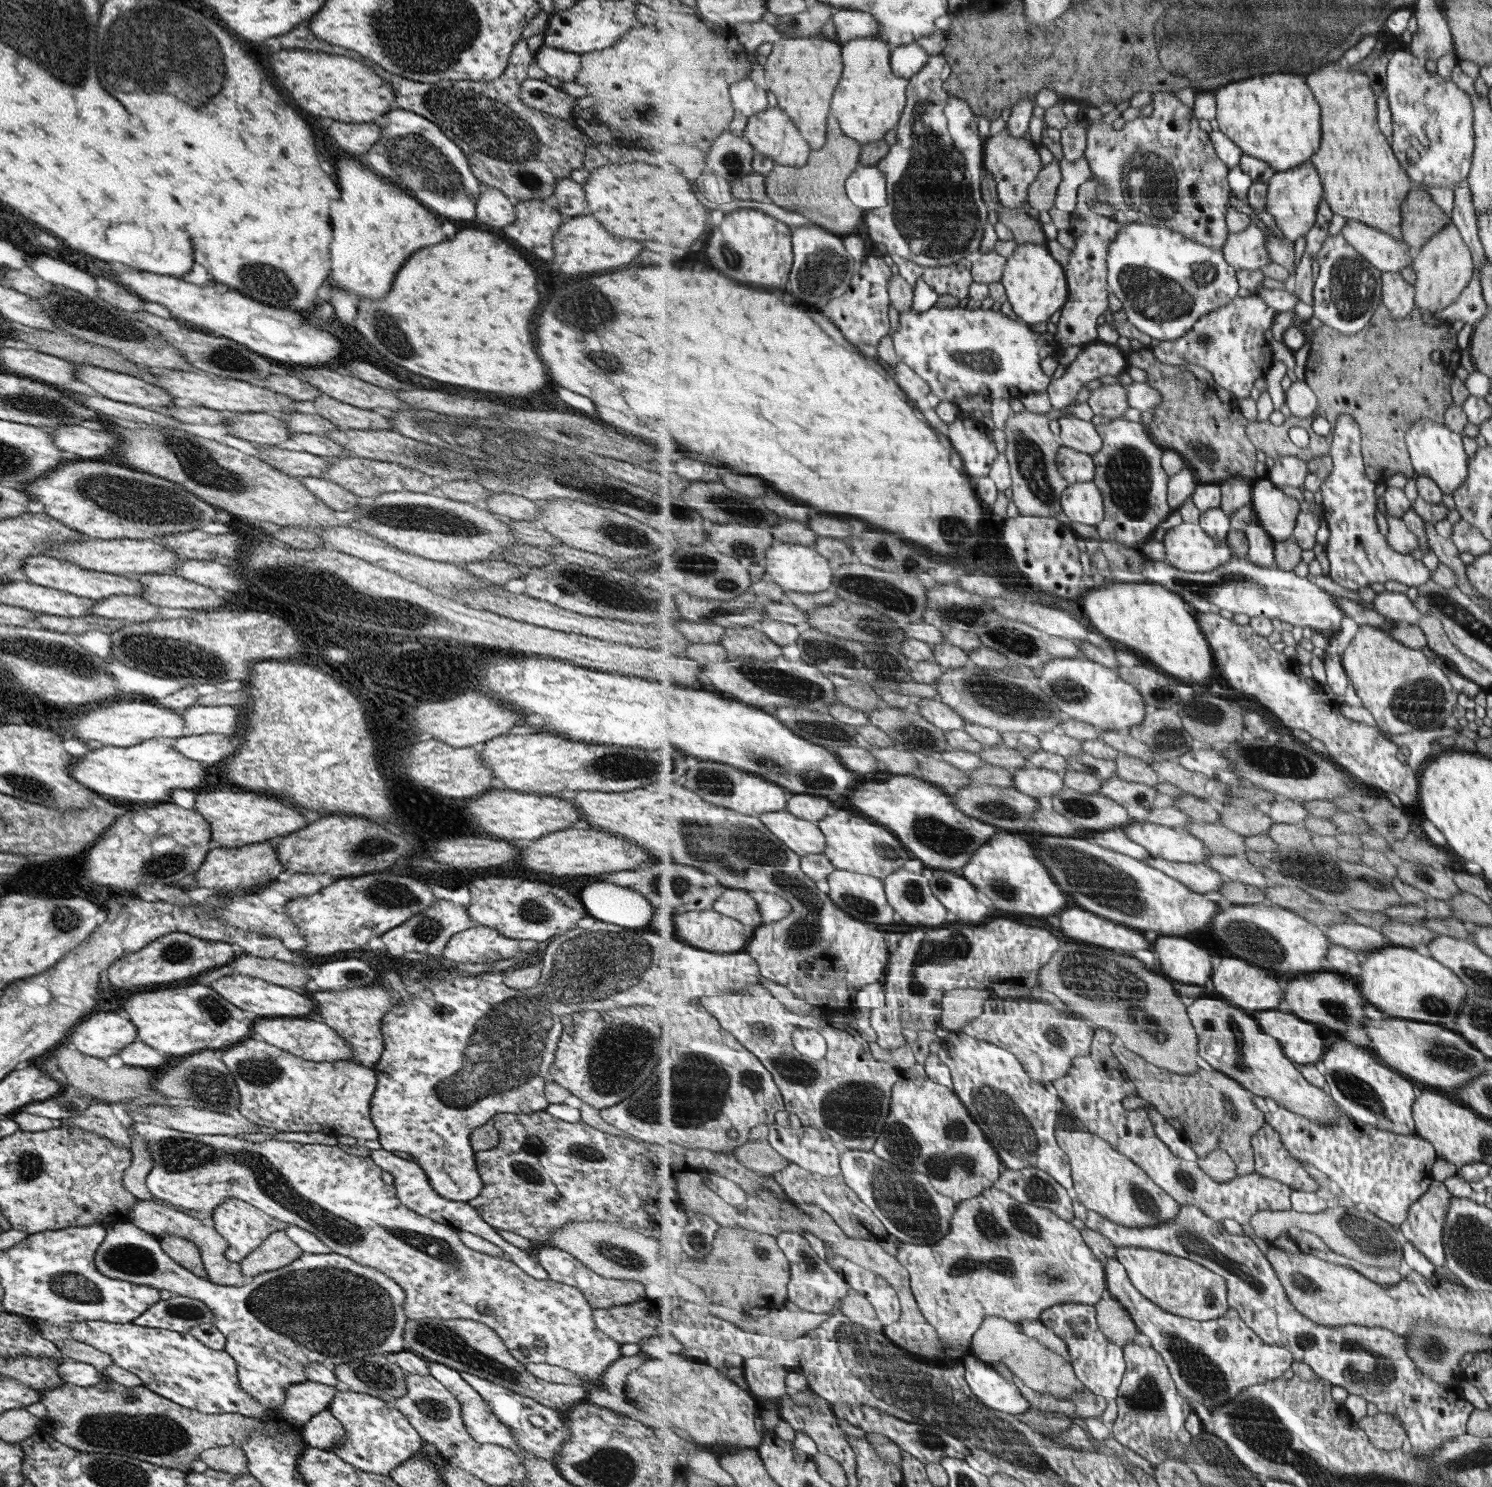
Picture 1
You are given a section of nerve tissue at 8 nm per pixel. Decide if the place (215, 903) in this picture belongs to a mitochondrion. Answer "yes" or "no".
no

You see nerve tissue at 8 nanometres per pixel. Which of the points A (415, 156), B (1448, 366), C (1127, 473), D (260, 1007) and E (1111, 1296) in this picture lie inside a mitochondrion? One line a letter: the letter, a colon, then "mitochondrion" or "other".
A: mitochondrion
B: other
C: mitochondrion
D: other
E: other

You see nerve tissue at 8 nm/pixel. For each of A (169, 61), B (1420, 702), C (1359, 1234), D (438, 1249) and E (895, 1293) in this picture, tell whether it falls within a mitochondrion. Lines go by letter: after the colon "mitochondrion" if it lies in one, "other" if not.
A: mitochondrion
B: mitochondrion
C: mitochondrion
D: mitochondrion
E: other

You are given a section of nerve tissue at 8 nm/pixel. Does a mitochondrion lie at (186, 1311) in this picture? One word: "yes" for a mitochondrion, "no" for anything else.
yes

